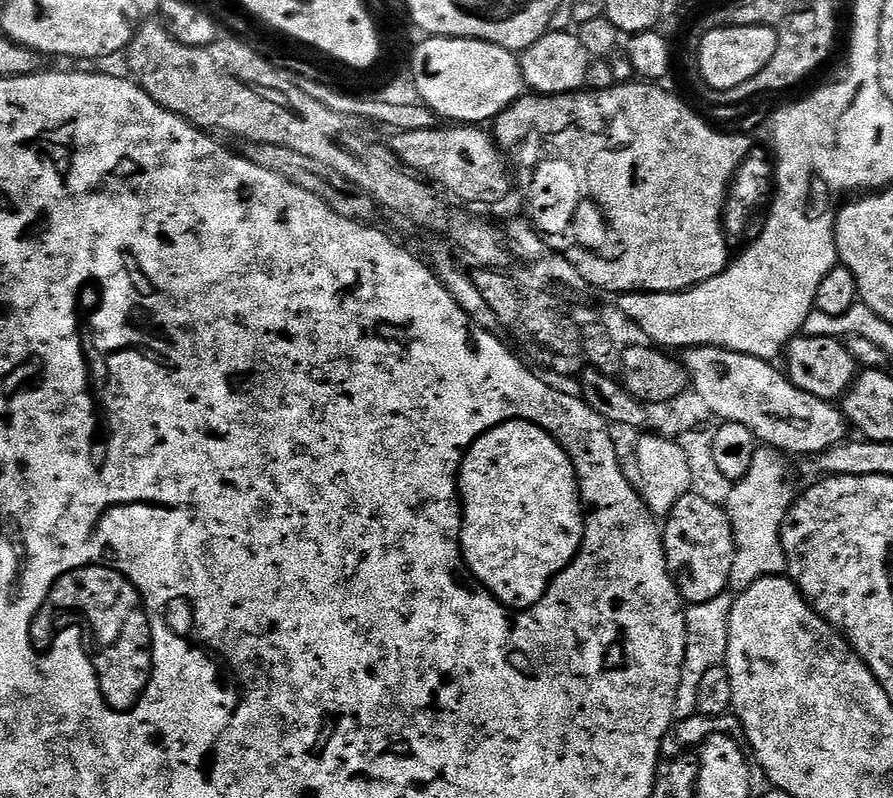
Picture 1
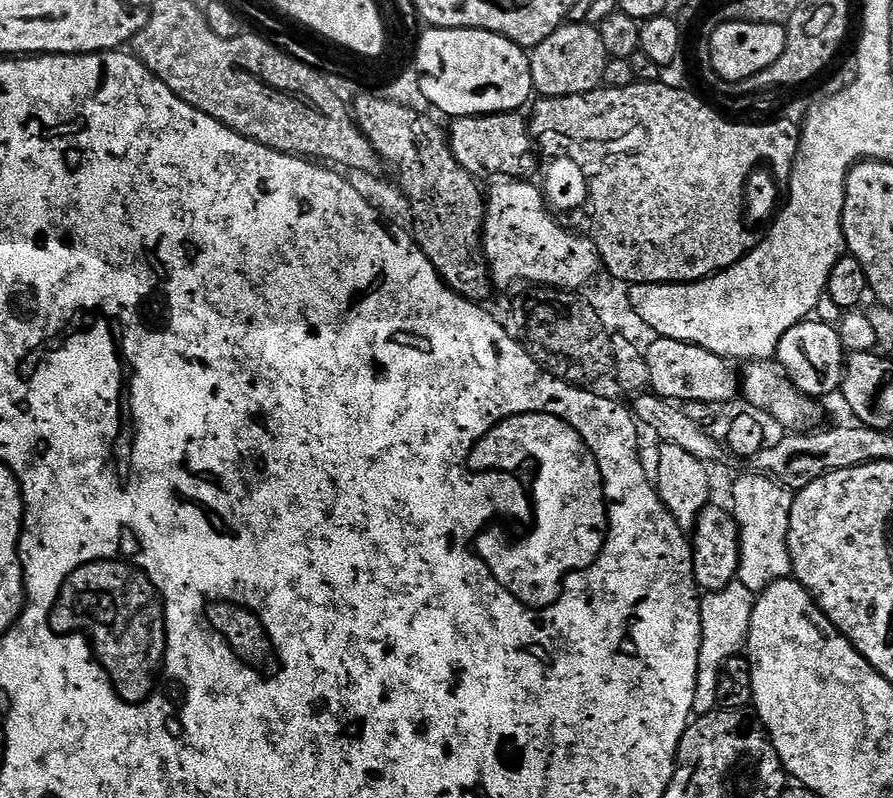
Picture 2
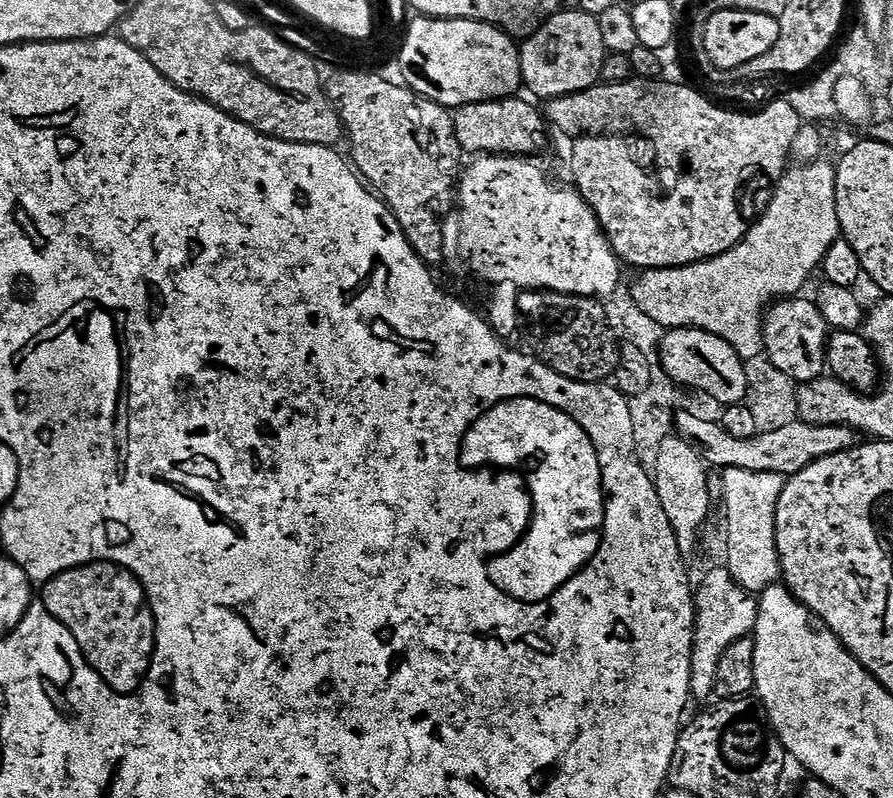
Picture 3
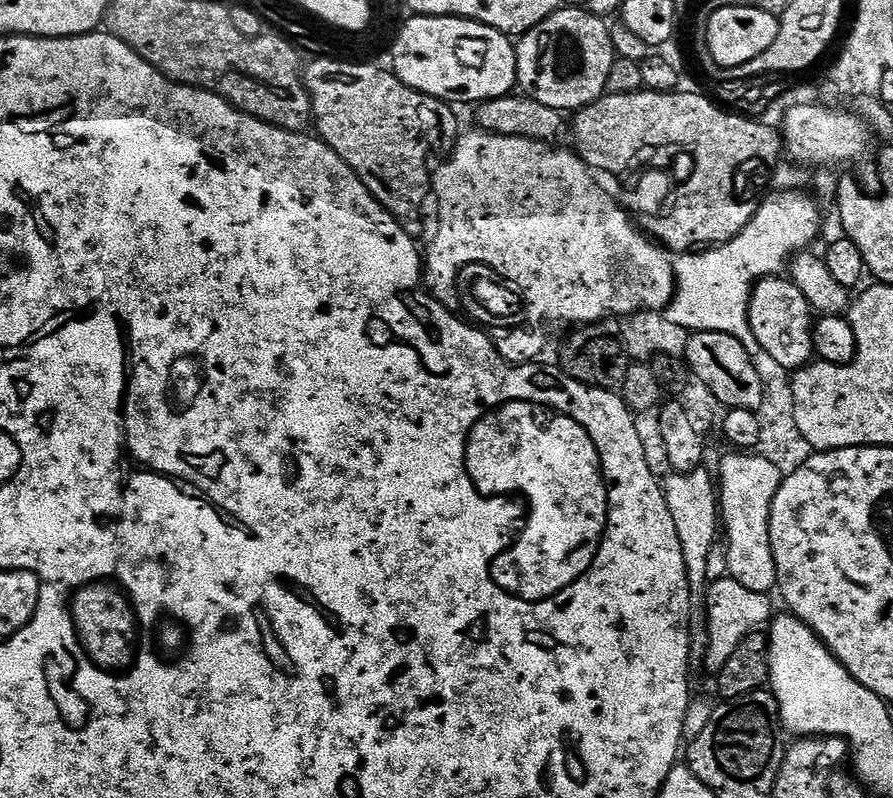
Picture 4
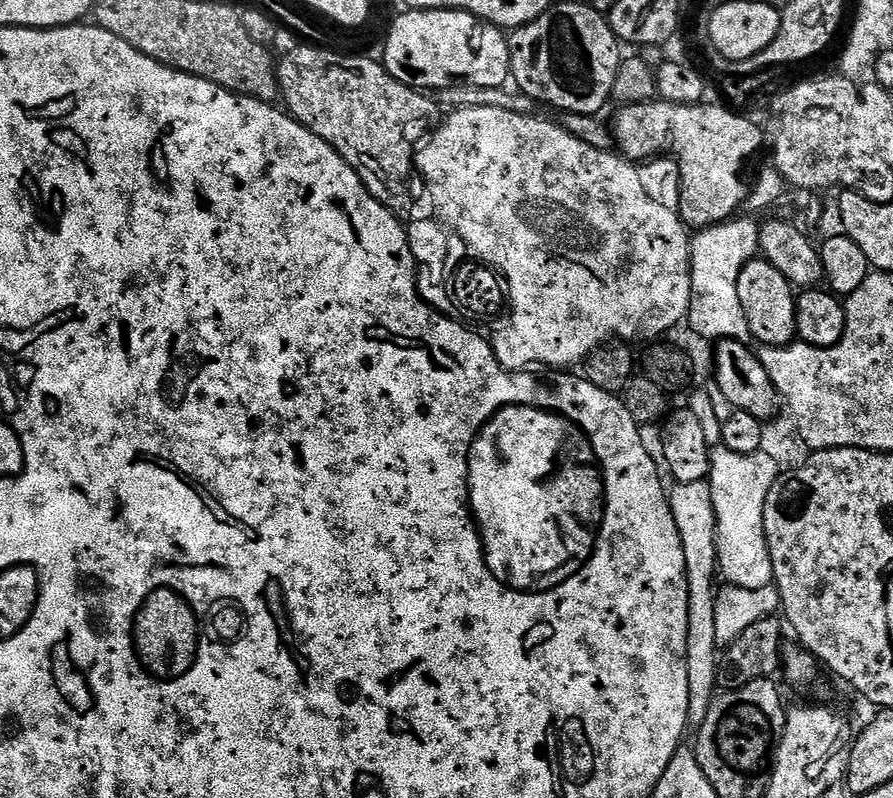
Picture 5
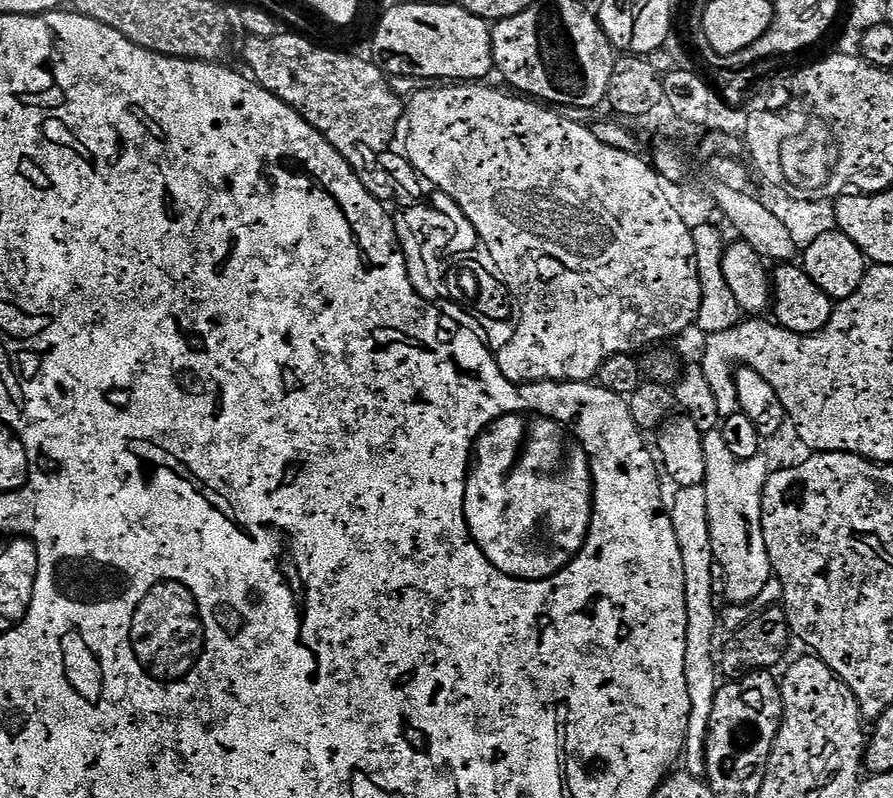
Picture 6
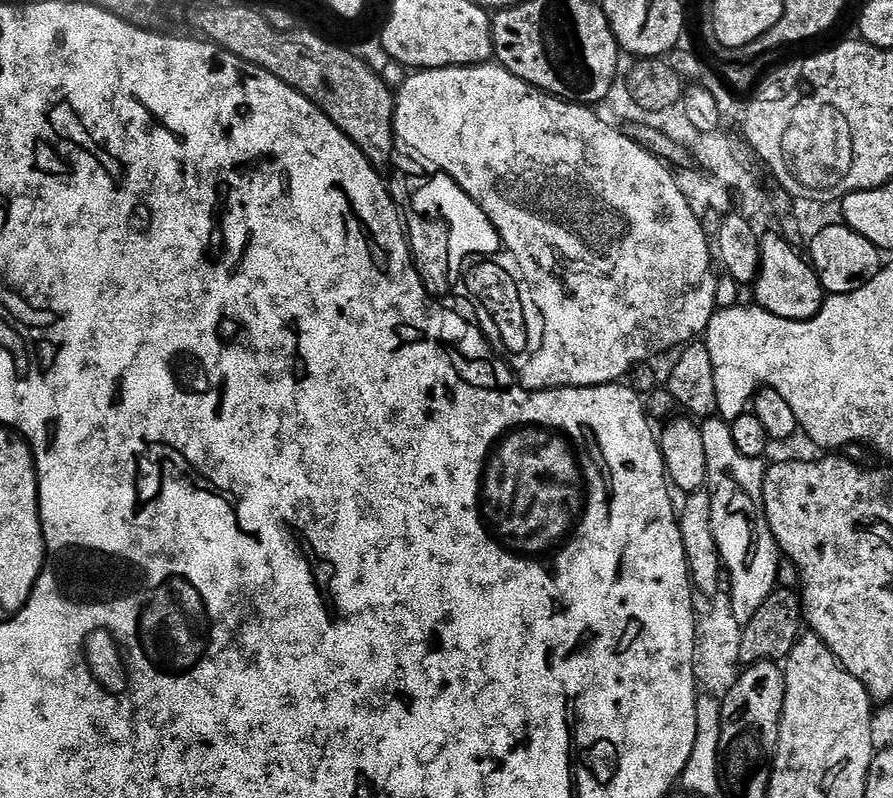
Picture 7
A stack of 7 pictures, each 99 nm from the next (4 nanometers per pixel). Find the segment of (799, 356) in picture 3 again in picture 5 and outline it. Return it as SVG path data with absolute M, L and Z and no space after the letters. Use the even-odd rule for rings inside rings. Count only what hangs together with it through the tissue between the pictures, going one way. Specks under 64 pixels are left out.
M765 258L750 261L738 274L738 302L742 302L748 335L765 348L786 348L797 339L796 297L793 284Z

